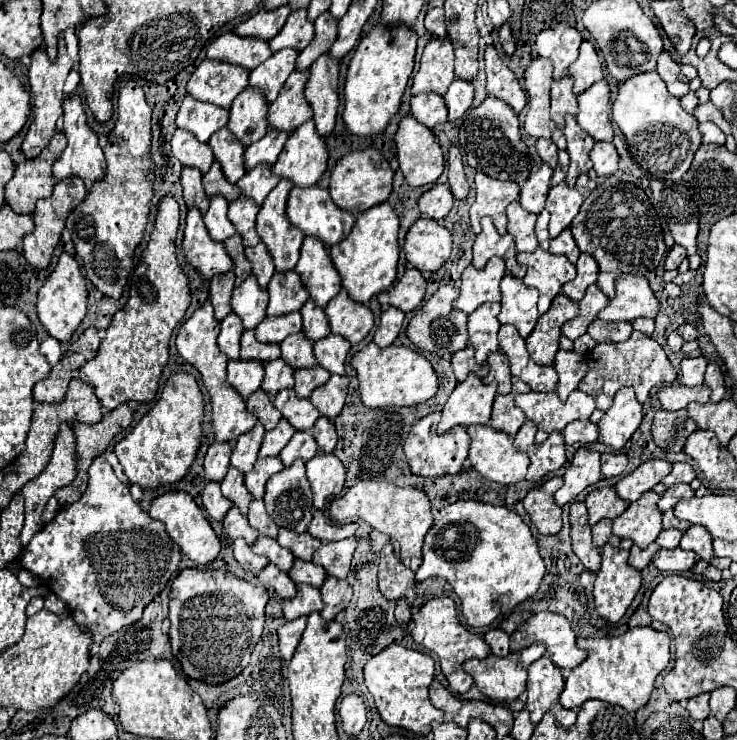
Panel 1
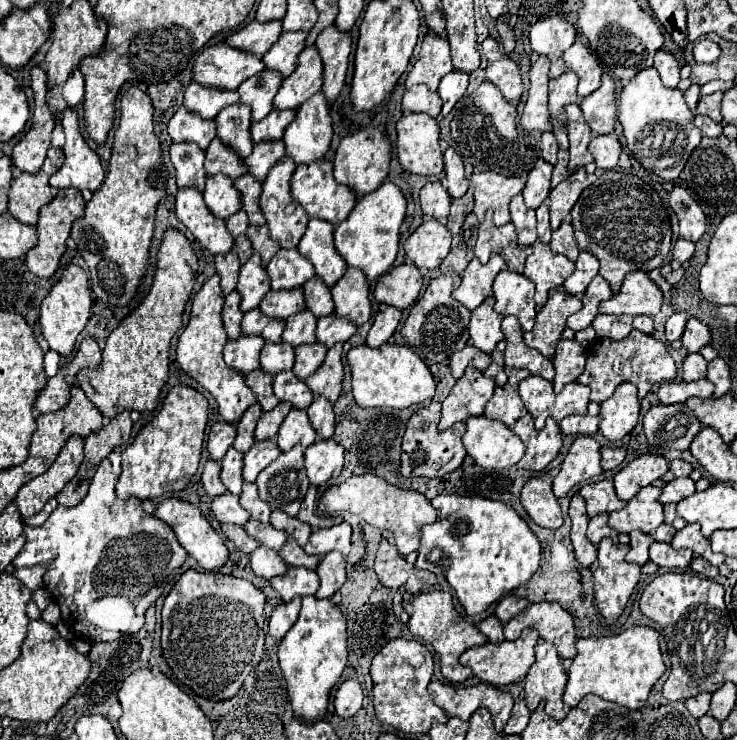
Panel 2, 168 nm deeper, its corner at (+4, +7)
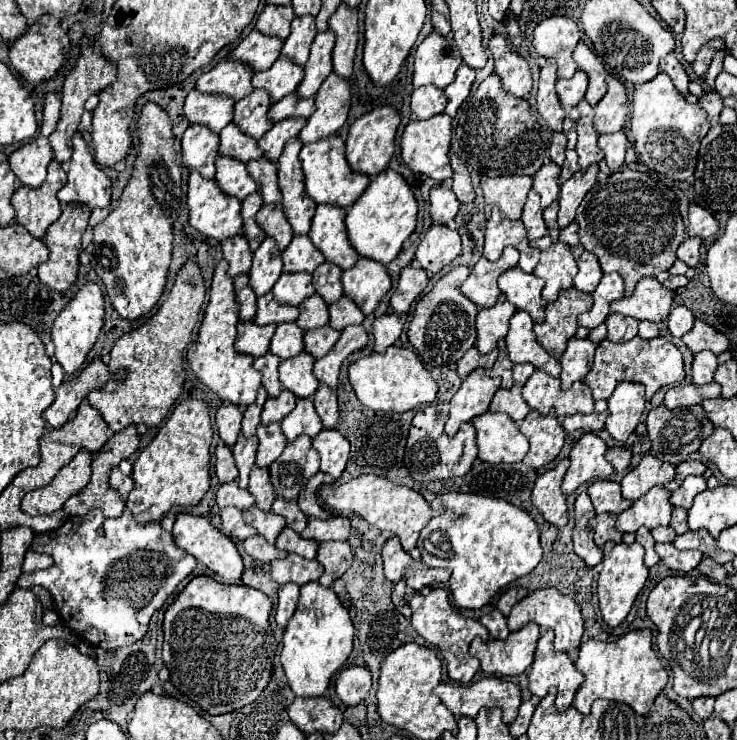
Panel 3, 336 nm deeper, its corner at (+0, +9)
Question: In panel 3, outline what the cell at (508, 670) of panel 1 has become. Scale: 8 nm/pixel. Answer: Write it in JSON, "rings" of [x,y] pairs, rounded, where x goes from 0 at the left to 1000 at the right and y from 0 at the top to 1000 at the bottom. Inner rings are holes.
{"rings":[[[718,841],[707,851],[693,854],[688,865],[653,868],[650,862],[645,862],[639,868],[636,884],[650,889],[653,905],[661,914],[701,914],[720,900],[731,859],[731,843]]]}

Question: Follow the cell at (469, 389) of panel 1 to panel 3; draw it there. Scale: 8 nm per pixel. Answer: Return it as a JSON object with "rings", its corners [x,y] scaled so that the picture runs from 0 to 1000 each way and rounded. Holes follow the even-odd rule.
{"rings":[[[647,497],[645,503],[639,503],[626,524],[617,530],[617,535],[612,538],[612,557],[609,557],[609,568],[604,573],[604,584],[620,586],[623,576],[628,570],[639,570],[645,562],[655,559],[664,554],[664,543],[669,538],[669,532],[674,530],[680,519],[680,511],[669,511],[661,505],[661,500]]]}

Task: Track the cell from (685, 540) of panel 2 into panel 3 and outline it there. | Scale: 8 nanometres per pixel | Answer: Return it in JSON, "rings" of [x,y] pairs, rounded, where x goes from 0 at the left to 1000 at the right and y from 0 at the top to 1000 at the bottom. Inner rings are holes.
{"rings":[[[935,716],[924,724],[919,724],[913,738],[919,743],[948,743],[965,754],[970,754],[976,749],[973,732],[970,732],[970,727],[965,727],[965,722],[959,722],[959,716],[943,716],[943,719]]]}

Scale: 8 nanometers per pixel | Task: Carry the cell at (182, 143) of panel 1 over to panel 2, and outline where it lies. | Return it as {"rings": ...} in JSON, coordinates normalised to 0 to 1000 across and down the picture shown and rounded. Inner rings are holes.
{"rings":[[[243,146],[232,159],[227,178],[235,192],[265,192],[273,203],[278,203],[292,186],[292,165],[270,162],[270,157]]]}

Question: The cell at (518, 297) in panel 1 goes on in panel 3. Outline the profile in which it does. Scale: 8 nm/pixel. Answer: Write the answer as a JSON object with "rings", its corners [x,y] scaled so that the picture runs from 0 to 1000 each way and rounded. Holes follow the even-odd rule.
{"rings":[[[699,359],[680,370],[677,392],[688,400],[693,411],[701,414],[701,419],[718,422],[723,435],[737,435],[742,408],[737,408],[734,400],[737,392],[734,376],[729,376],[726,370],[715,370],[704,359]]]}

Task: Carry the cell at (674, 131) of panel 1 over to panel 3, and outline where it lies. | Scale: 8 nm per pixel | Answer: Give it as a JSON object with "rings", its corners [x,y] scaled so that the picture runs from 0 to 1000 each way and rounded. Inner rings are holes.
{"rings":[[[894,97],[883,111],[870,114],[856,141],[856,181],[867,216],[916,243],[932,243],[943,232],[948,195],[959,184],[965,168],[948,141],[935,141],[913,116],[910,105]]]}

